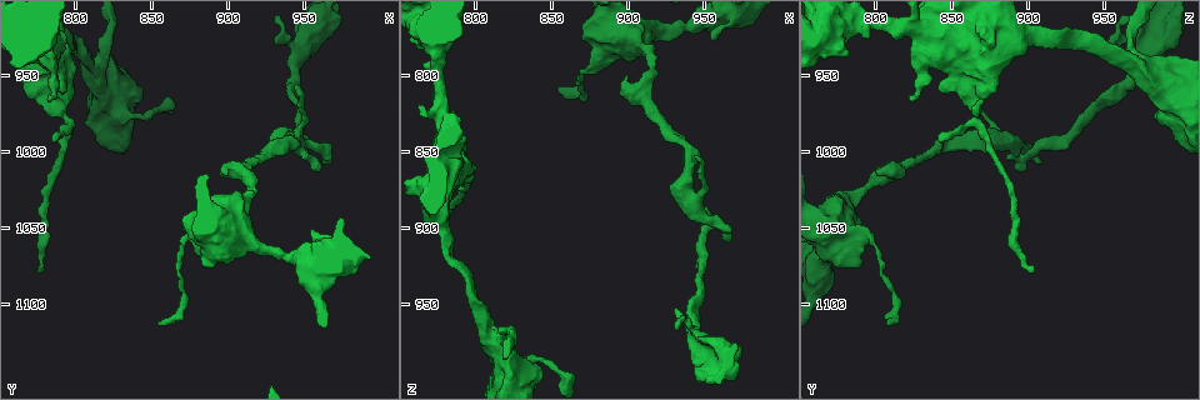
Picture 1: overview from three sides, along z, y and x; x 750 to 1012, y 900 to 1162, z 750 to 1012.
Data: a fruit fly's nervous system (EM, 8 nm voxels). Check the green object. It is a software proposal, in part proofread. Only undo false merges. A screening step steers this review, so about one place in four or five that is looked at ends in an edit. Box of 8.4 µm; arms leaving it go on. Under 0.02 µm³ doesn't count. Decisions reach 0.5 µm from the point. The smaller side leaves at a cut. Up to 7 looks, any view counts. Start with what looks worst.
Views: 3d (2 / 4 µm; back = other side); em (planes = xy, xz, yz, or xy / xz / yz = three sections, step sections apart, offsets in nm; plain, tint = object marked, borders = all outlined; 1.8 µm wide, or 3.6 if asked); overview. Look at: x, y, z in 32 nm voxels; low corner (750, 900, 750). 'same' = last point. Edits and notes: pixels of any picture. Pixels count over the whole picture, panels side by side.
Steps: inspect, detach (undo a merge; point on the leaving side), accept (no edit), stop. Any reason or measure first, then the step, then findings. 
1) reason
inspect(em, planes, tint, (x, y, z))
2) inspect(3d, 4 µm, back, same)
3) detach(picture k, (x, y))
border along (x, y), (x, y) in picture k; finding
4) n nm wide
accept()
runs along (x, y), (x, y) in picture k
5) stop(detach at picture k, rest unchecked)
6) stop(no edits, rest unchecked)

sudden change in width
inspect(3d, 4 µm, (782, 928, 850))

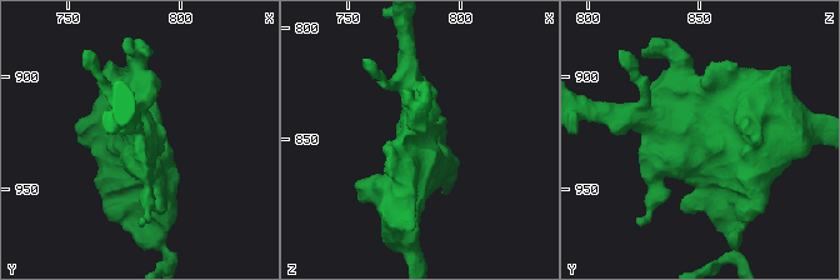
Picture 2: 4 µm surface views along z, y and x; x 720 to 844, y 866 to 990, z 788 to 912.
now the EM
inspect(em, 3.6 µm, xz, step 4, plain, (782, 930, 849))

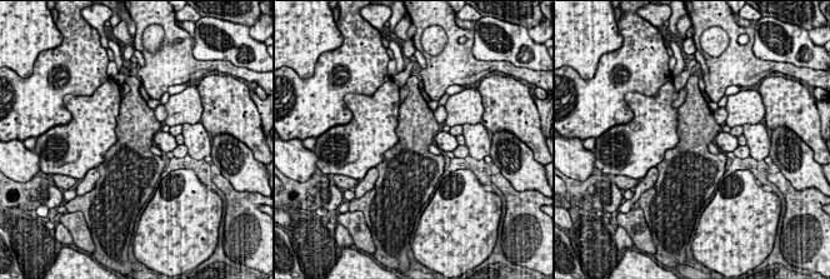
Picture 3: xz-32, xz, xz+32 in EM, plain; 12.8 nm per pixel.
inspect(em, 3.6 µm, xz, step 4, tint, same)

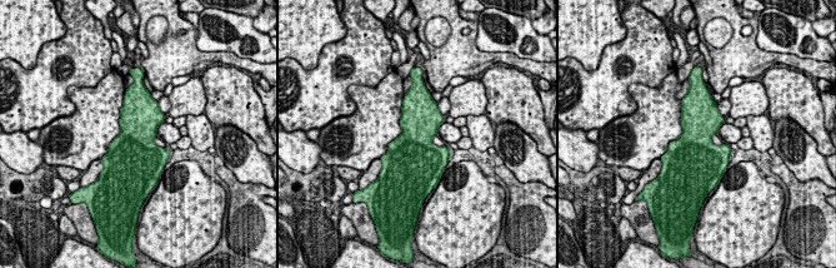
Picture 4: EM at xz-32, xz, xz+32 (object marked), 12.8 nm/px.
accept()
one neuron here

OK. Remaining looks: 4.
thin arm on a thick one
inspect(3d, 4 µm, back, (808, 944, 974))

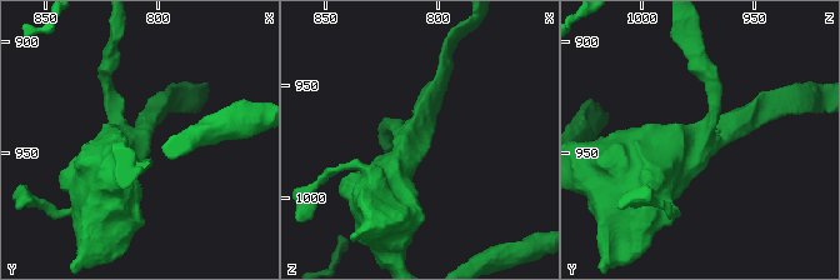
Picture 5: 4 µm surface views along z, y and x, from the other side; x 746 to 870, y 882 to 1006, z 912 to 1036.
3 arms; arms of 190, 240, 500 nm; need the tissue
inspect(em, planes, tint, (809, 943, 973))

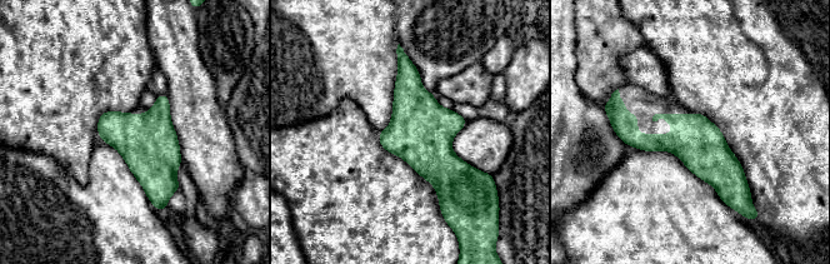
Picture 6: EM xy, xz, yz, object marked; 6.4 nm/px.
320 nm wide
accept()
continuous, no second neuron

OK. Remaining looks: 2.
stop(no edits, rest unchecked)

